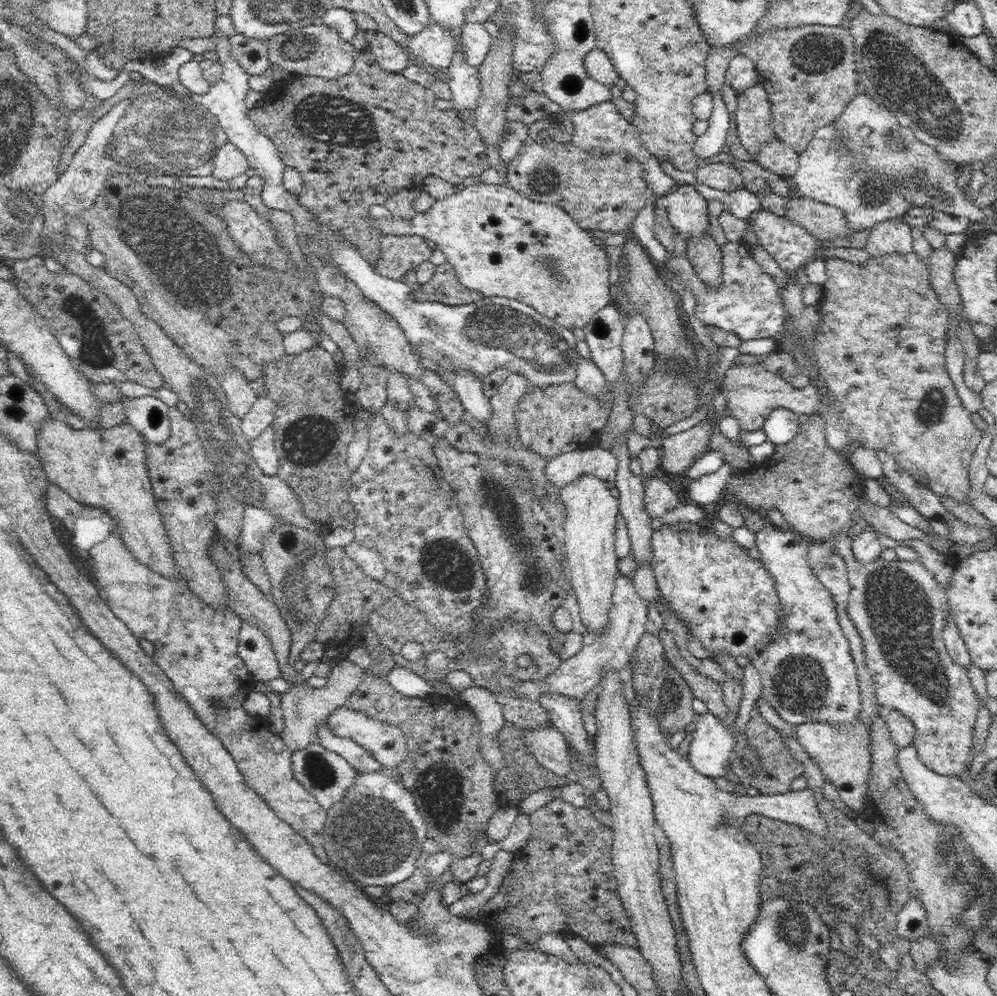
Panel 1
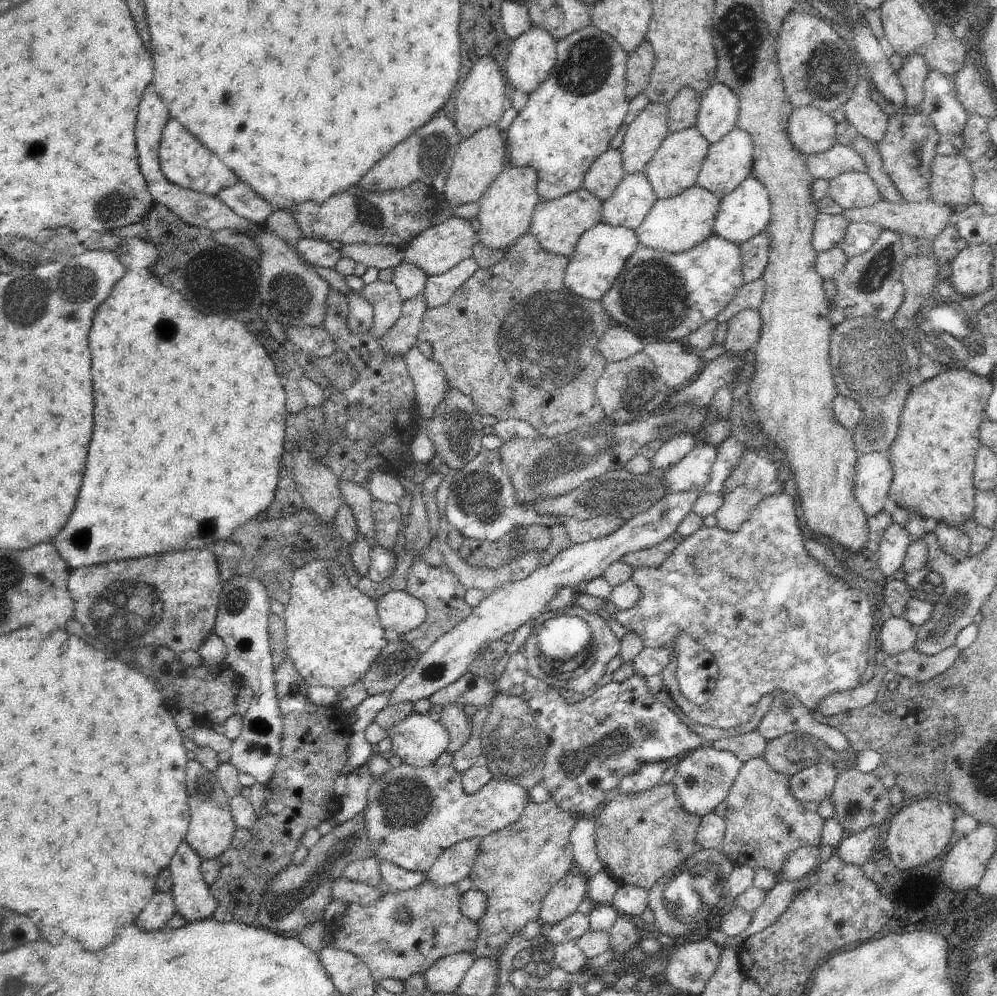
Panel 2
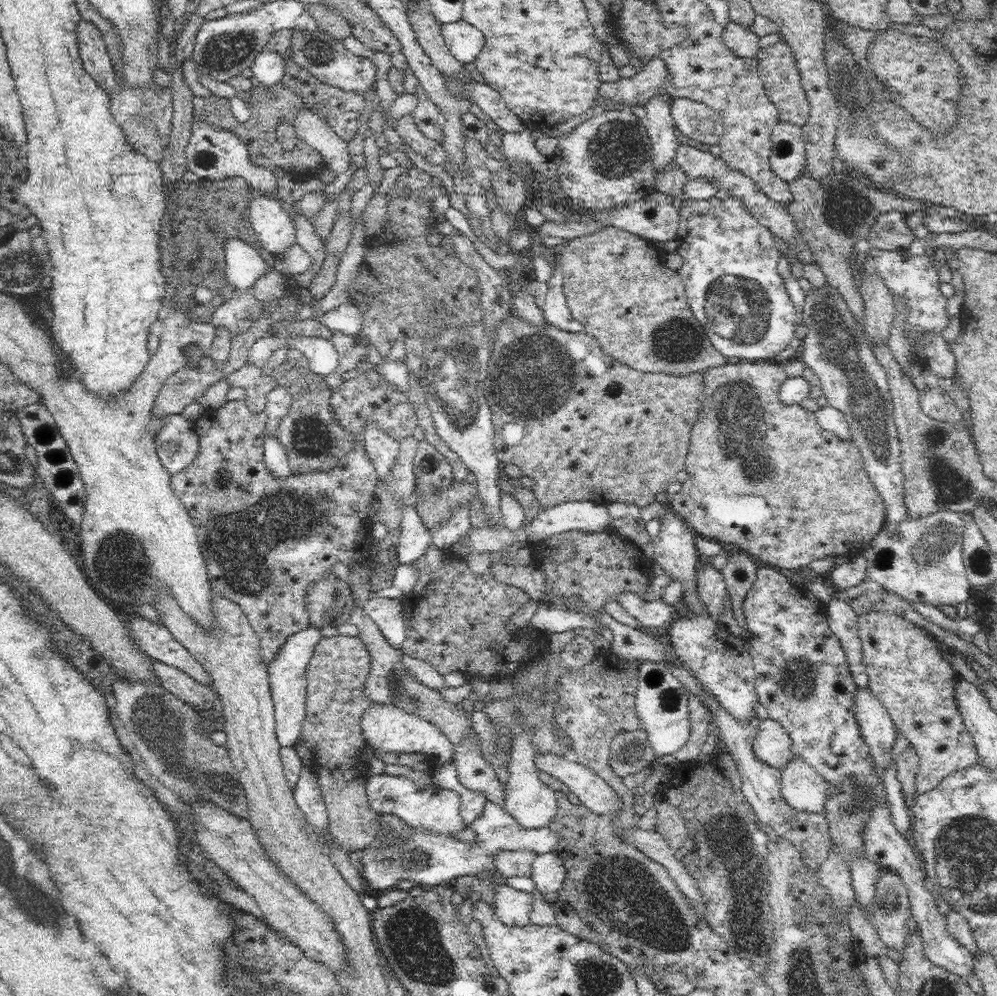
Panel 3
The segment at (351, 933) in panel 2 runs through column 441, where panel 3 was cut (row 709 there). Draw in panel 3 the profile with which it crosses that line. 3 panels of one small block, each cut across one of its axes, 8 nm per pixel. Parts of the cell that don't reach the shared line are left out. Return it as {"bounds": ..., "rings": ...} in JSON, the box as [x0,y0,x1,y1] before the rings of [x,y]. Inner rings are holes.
{"bounds":[857,610,977,794],"rings":[[[884,610],[858,615],[857,626],[862,642],[863,664],[867,668],[869,678],[868,689],[886,707],[897,730],[918,753],[920,764],[915,779],[916,794],[934,790],[945,777],[964,771],[976,763],[977,748],[963,723],[964,719],[956,701],[956,686],[960,682],[960,676],[944,657],[942,642],[902,615]]]}

